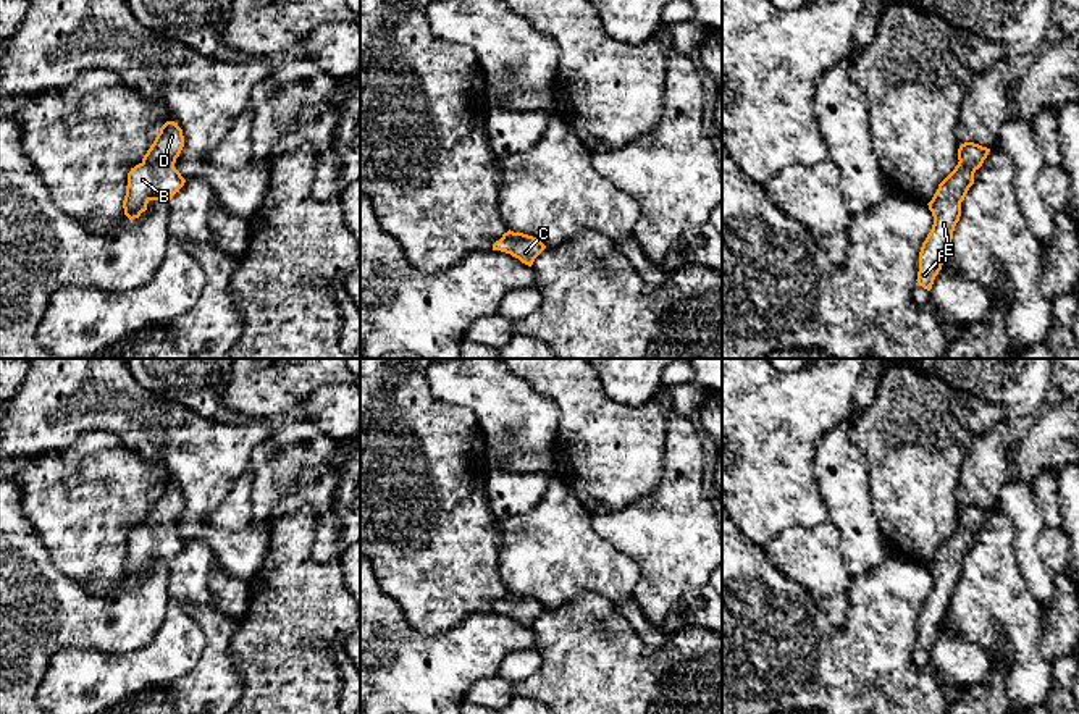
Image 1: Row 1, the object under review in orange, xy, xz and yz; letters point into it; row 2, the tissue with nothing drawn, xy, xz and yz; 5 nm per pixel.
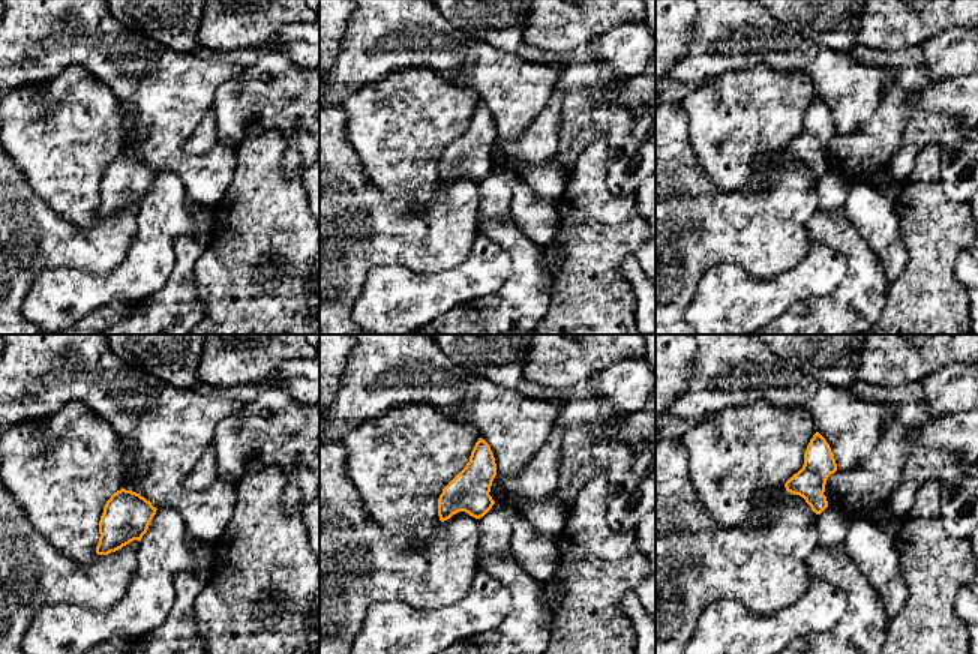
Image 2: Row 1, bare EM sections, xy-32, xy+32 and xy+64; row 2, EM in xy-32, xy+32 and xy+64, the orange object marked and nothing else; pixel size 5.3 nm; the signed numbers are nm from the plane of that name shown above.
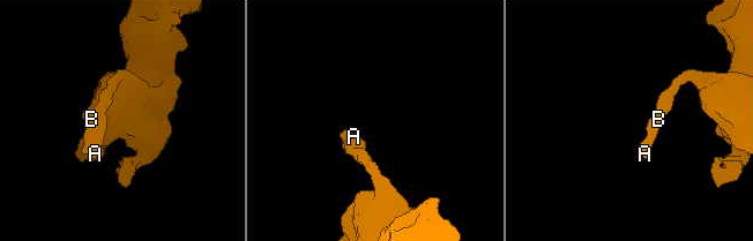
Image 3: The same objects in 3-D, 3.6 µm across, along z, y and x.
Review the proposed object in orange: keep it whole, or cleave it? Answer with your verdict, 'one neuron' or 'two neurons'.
one neuron

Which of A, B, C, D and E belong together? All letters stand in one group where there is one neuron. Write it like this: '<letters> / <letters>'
A B C D E

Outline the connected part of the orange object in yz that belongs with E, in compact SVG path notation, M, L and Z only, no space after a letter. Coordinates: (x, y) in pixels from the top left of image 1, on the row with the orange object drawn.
M964 142L958 149L958 165L938 184L927 204L934 225L919 252L917 284L930 291L935 276L942 270L953 239L953 231L961 216L961 202L974 184L974 173L982 166L990 149L974 142Z

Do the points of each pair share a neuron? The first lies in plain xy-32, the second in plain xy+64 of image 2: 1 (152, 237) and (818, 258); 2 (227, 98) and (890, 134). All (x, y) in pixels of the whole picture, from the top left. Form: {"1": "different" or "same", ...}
{"1": "same", "2": "different"}

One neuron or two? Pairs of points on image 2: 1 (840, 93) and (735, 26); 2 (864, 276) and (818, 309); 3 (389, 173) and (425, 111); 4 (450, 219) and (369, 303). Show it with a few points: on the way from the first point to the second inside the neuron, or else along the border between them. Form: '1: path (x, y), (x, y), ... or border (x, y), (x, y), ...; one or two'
1: path (815, 68), (803, 56), (761, 39); one
2: path (852, 288), (830, 309); one
3: path (399, 158), (399, 137), (410, 126); one
4: border (371, 269), (405, 266), (420, 273), (440, 273); two

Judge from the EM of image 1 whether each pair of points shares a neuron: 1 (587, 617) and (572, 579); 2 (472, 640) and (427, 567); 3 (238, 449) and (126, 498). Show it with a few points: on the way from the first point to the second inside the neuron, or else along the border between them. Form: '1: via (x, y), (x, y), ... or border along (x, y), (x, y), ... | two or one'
1: border along (614, 603), (595, 593), (582, 593), (546, 609) | two
2: border along (491, 611), (469, 614), (443, 632), (425, 635) | two
3: border along (138, 454), (162, 467), (160, 488) | two

